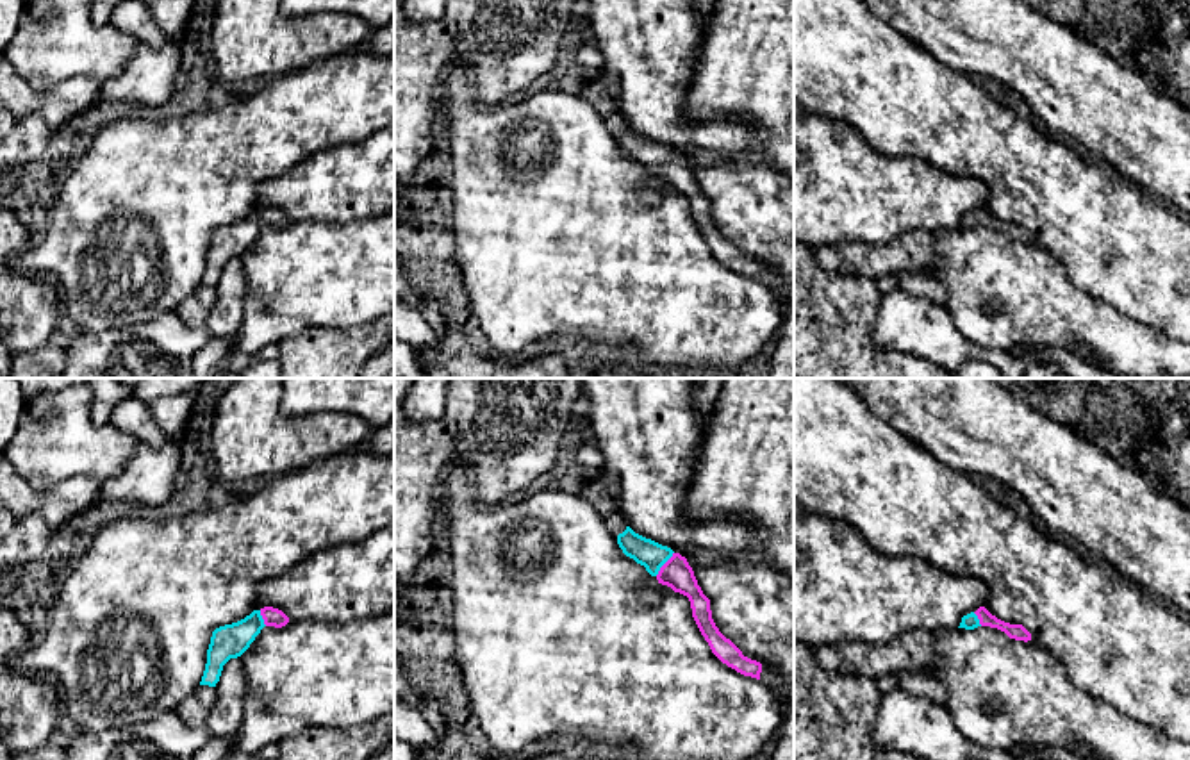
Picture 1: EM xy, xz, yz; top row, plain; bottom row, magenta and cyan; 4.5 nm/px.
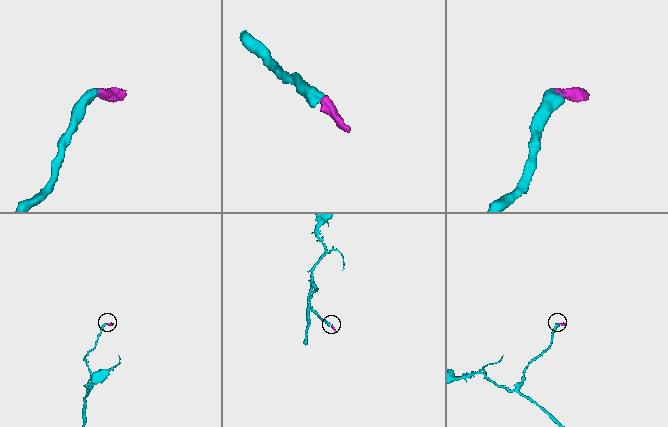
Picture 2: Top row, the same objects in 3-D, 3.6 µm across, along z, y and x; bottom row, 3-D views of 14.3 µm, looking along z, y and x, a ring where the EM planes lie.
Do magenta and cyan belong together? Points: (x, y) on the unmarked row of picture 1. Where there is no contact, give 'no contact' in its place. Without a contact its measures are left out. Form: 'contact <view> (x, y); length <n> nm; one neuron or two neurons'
contact xz (664, 165); length 140 nm; one neuron

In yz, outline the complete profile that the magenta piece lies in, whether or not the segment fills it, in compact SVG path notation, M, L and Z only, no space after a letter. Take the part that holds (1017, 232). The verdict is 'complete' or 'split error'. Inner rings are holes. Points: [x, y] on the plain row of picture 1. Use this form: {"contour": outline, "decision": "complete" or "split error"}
{"contour": "M979 207L976 212L963 216L958 228L974 230L978 227L997 228L1015 241L1031 241L1031 234L1022 225L1004 223L992 216L985 207Z", "decision": "split error"}

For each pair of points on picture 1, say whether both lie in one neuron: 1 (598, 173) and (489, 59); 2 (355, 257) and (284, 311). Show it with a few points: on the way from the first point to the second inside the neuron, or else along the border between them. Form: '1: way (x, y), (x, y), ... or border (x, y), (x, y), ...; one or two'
1: border (471, 82), (480, 104), (511, 100); two
2: way (338, 275), (320, 275), (302, 293); one

